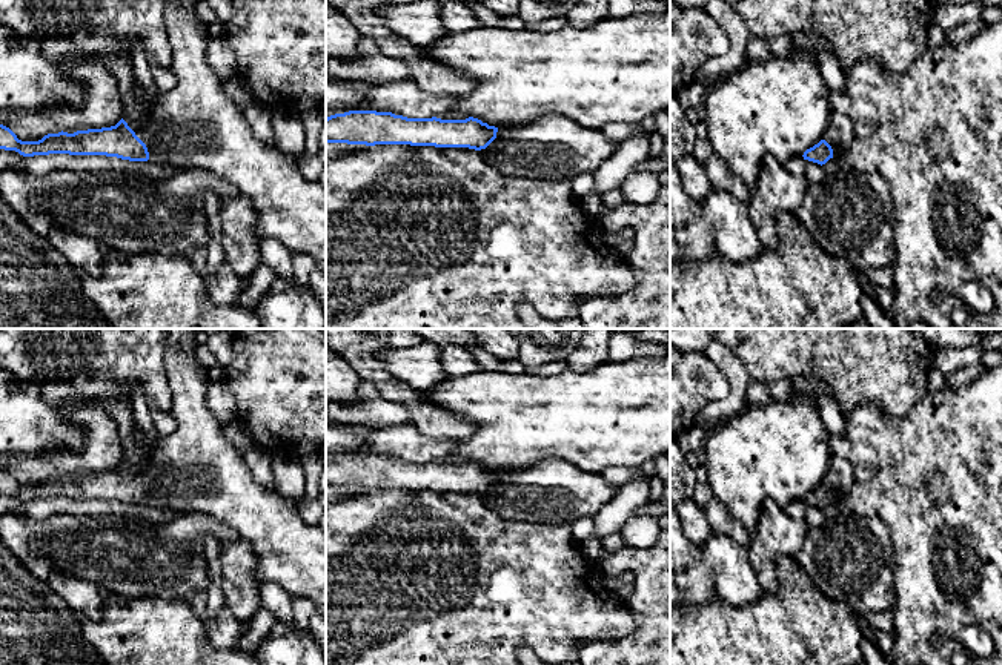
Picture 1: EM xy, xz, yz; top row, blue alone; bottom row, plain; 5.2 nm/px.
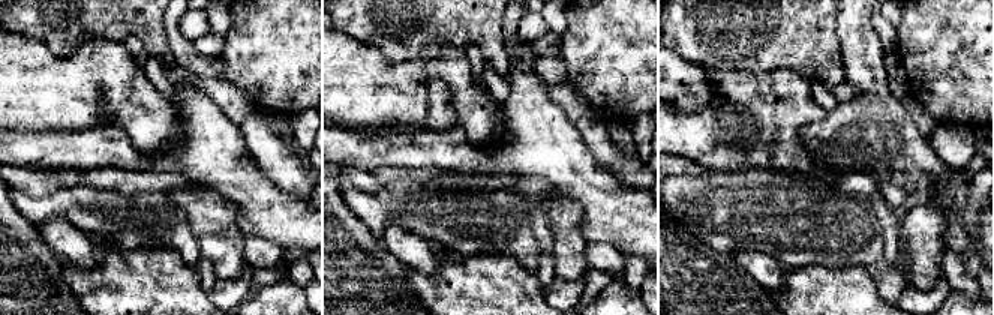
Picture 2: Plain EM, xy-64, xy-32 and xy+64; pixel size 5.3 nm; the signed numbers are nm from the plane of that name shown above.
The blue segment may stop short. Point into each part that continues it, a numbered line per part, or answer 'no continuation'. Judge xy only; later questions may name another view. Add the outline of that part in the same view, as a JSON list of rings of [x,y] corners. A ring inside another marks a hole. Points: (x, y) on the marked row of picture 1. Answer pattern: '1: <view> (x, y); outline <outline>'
1: xy (195, 125); outline [[[168,0],[164,8],[164,25],[172,49],[171,69],[177,84],[166,94],[155,98],[149,117],[141,127],[134,129],[128,117],[123,120],[146,144],[149,163],[171,164],[181,169],[198,167],[209,170],[234,186],[240,194],[247,195],[257,213],[257,233],[260,238],[275,238],[292,252],[309,253],[318,266],[326,269],[326,190],[318,181],[307,181],[294,157],[283,154],[261,143],[247,124],[243,111],[224,92],[221,78],[206,60],[207,26],[195,15],[198,0]]]

